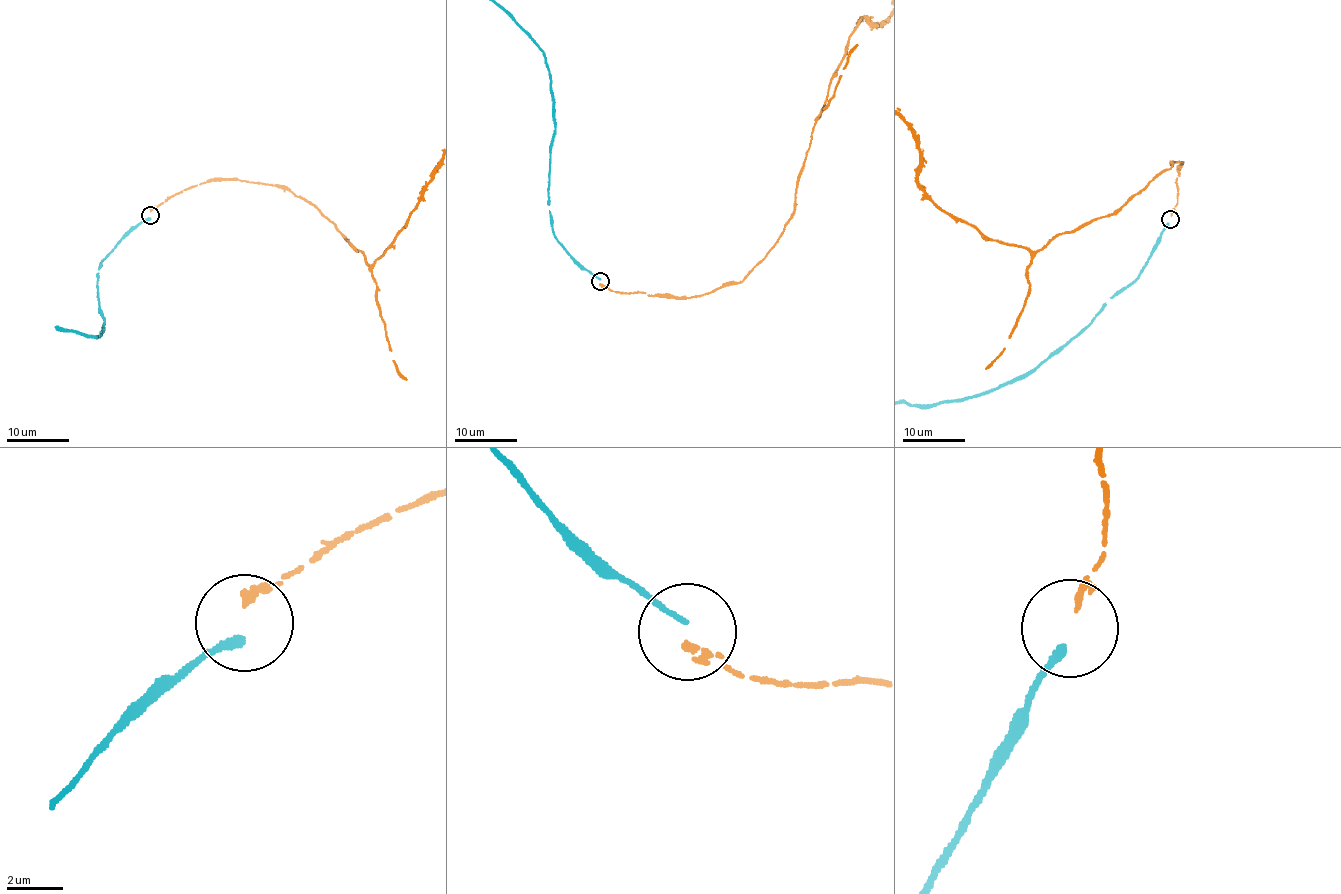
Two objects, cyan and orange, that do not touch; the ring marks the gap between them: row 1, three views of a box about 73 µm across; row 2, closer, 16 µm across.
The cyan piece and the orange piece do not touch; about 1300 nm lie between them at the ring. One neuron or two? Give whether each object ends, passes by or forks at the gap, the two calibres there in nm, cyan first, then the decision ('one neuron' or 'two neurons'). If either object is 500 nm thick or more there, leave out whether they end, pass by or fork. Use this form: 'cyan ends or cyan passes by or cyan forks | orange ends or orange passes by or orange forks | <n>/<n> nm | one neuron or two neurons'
cyan ends | orange ends | 200/240 nm | two neurons

